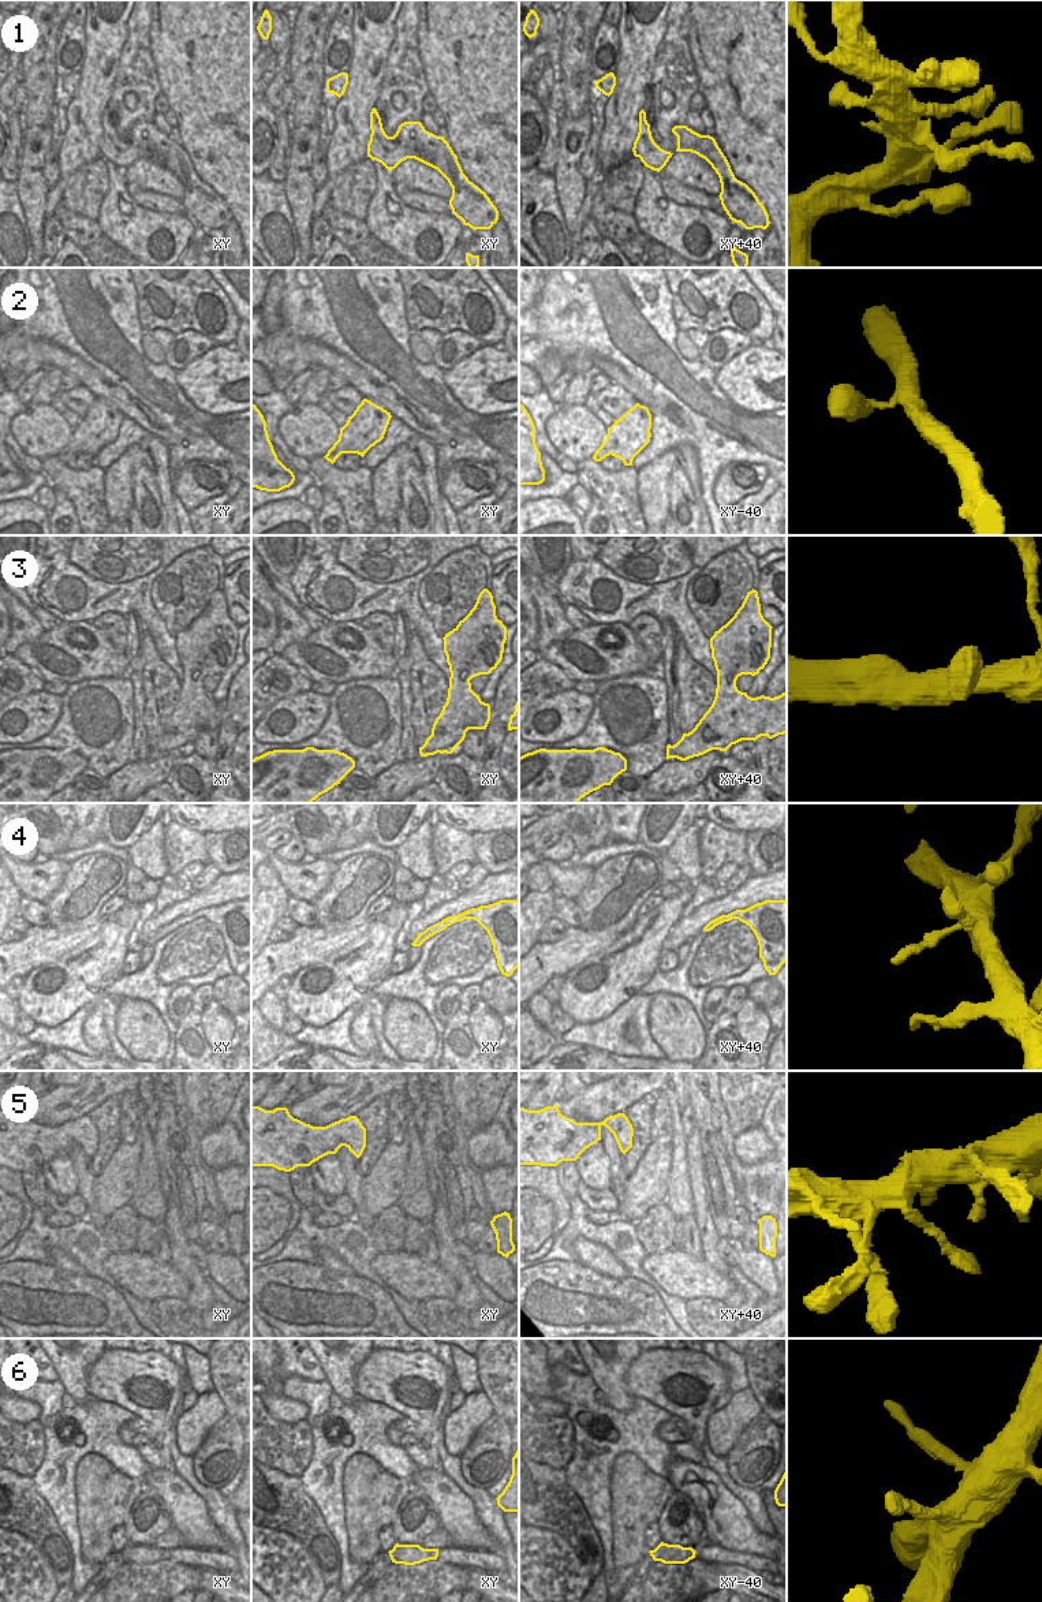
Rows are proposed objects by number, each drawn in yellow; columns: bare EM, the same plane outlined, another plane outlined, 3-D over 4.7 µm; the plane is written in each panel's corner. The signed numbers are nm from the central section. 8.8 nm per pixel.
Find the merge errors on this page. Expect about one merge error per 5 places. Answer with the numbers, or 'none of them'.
none of them

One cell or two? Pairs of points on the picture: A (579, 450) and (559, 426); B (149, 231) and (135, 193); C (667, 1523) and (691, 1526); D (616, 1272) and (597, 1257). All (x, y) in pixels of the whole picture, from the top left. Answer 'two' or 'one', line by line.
A: one
B: two
C: one
D: one

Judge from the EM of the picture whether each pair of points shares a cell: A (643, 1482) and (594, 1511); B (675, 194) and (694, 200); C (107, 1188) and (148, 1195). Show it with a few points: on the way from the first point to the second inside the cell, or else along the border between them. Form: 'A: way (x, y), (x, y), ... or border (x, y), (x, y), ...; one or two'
A: border (611, 1468), (611, 1534); two
B: way (679, 194), (690, 197); one
C: border (141, 1161), (130, 1203); two

